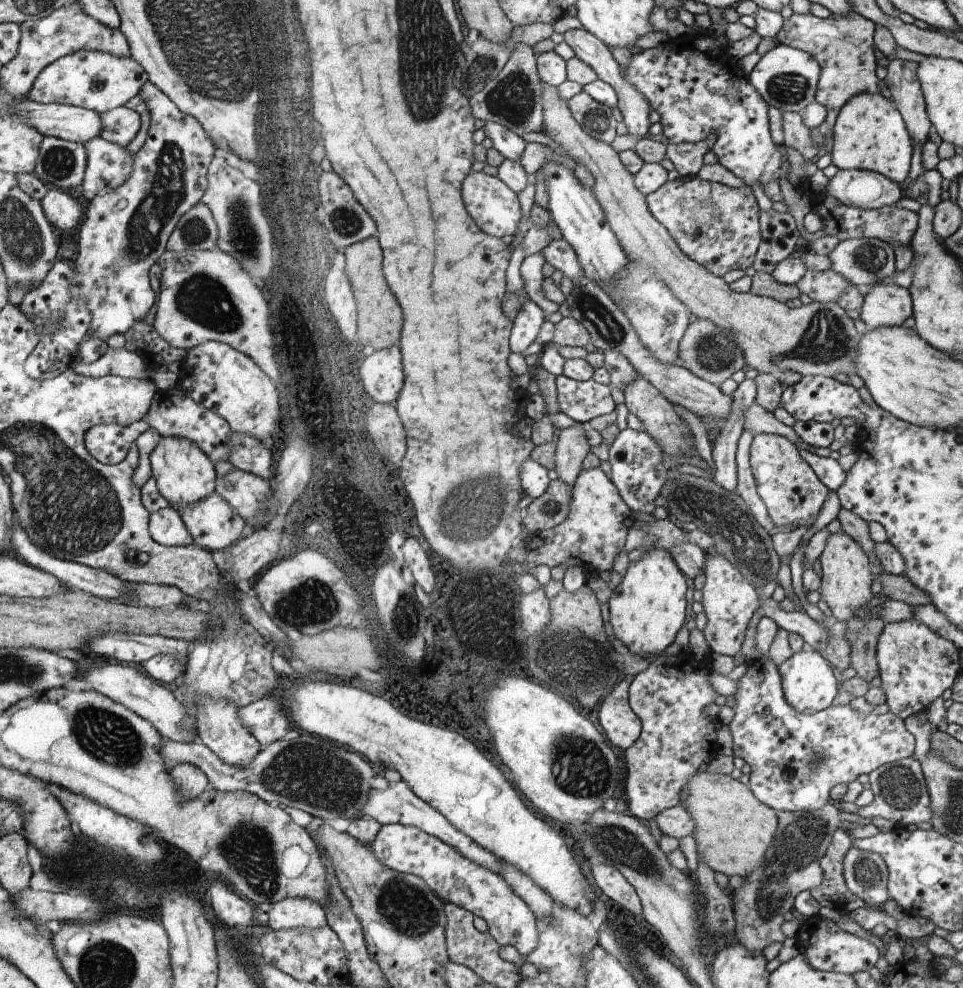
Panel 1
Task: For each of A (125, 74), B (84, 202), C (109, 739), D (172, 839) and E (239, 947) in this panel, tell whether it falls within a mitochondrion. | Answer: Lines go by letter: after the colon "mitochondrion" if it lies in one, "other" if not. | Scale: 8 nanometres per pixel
A: other
B: other
C: mitochondrion
D: other
E: other

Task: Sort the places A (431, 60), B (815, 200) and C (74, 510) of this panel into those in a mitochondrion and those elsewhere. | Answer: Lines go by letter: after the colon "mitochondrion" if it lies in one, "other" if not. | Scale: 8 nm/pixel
A: mitochondrion
B: other
C: mitochondrion

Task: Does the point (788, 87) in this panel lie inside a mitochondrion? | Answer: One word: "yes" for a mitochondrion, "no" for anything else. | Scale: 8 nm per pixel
yes

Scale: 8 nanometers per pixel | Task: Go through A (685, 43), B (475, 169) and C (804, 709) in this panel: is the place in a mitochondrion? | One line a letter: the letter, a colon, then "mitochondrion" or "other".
A: other
B: other
C: other

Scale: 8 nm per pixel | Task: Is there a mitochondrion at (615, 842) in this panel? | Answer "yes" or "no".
yes

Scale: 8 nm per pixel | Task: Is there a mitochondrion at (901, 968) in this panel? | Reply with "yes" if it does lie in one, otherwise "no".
no

